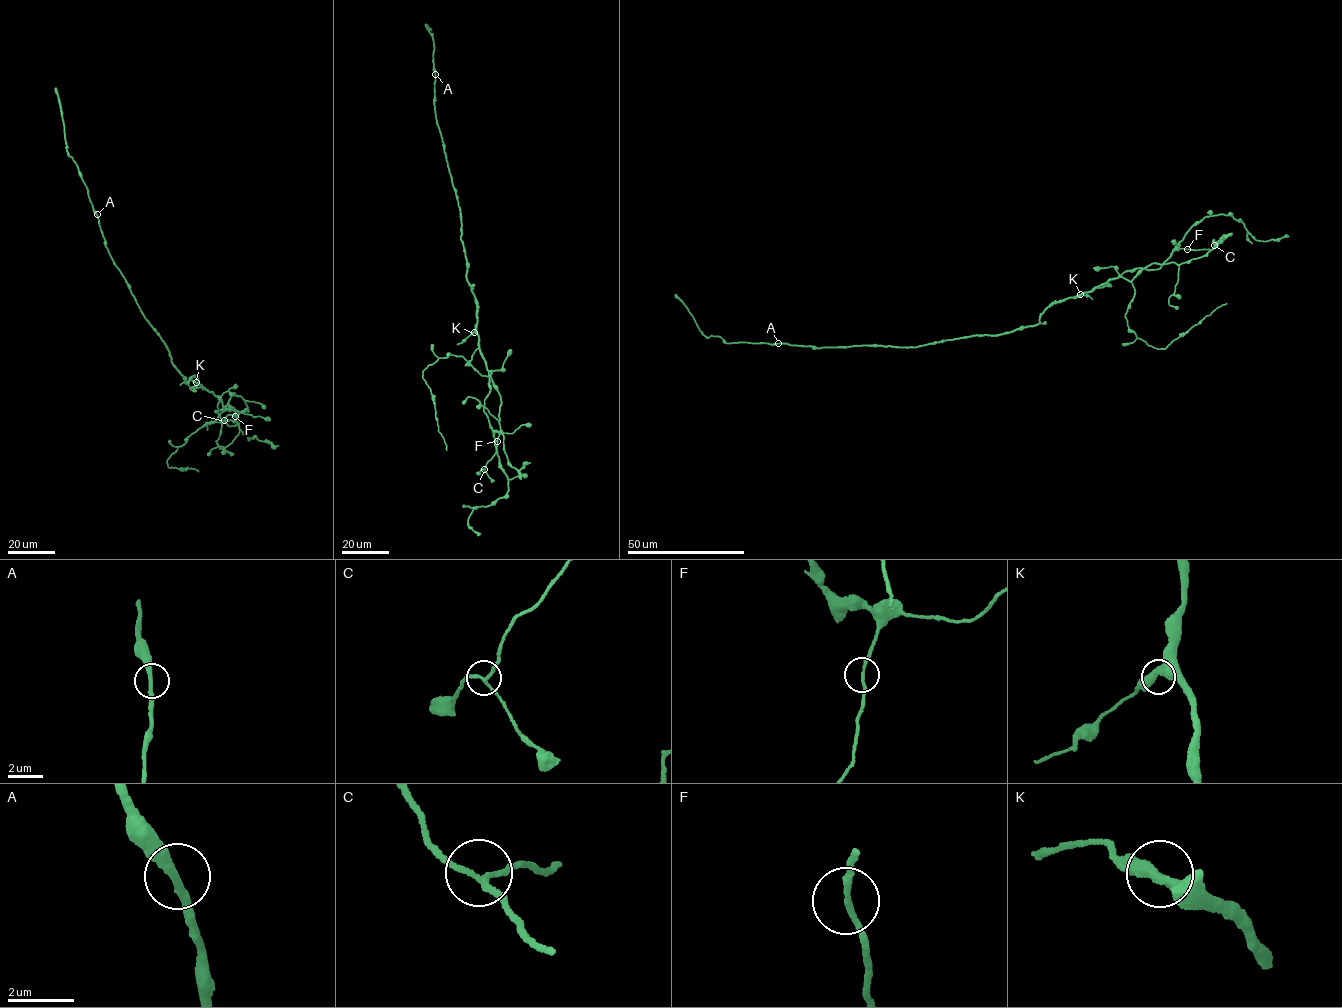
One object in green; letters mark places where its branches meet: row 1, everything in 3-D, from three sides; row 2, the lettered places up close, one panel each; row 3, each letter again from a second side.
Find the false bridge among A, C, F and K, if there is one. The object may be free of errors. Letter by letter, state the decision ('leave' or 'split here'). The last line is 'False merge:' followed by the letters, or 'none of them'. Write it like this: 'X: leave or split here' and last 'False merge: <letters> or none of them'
A: leave
C: leave
F: leave
K: leave
False merge: none of them

